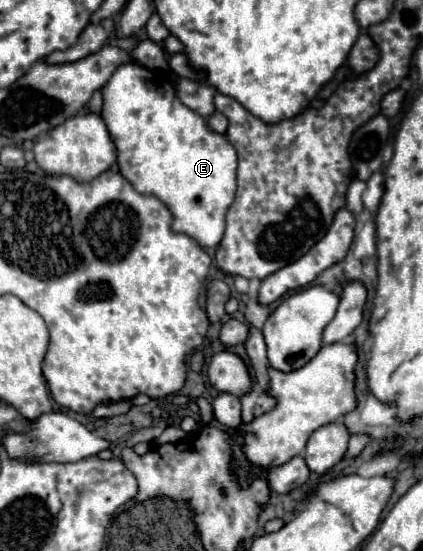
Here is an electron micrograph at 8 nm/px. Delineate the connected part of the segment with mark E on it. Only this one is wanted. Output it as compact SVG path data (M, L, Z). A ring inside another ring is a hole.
M130 61L120 65L110 81L102 89L104 107L102 119L108 127L110 139L118 149L120 173L140 191L158 197L172 213L172 231L184 233L198 241L202 247L216 247L224 235L224 217L236 195L236 169L238 157L230 141L208 129L206 119L188 109L176 95L172 81L162 73L146 69L144 65Z

